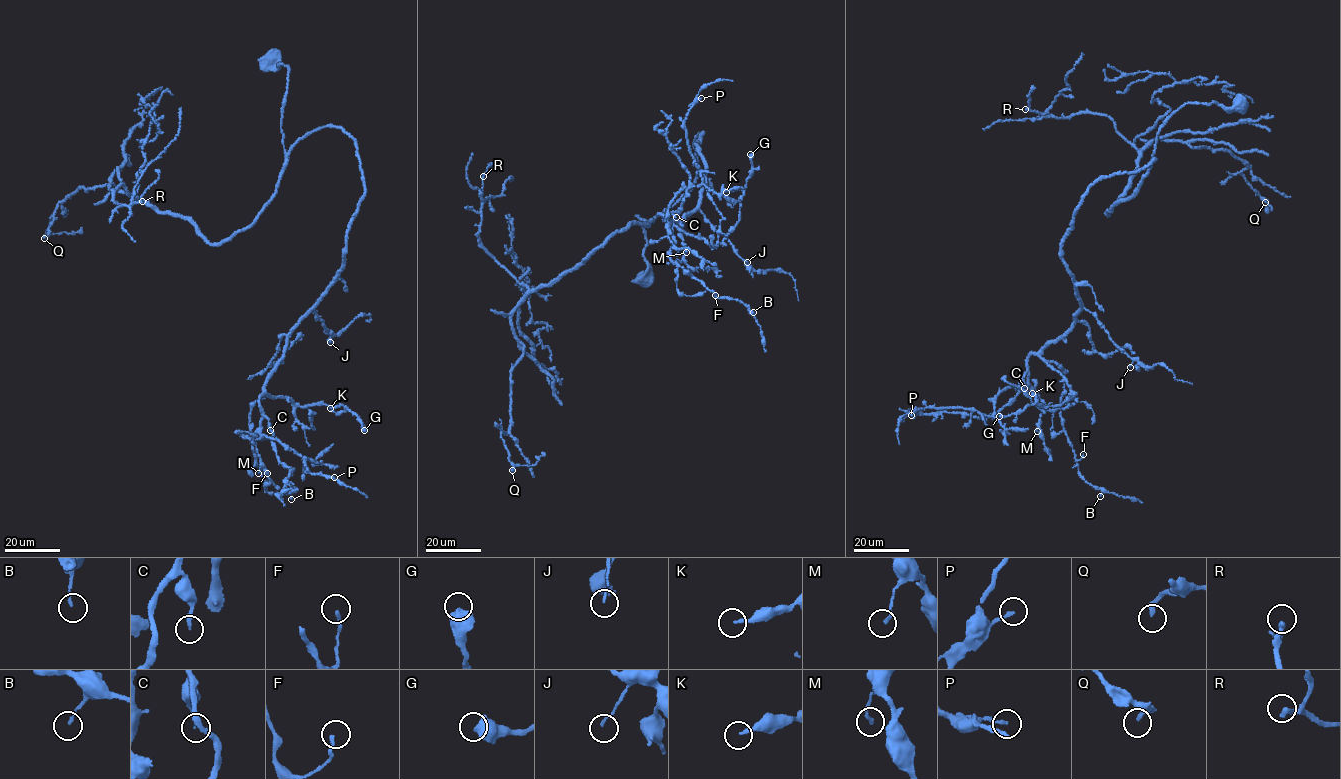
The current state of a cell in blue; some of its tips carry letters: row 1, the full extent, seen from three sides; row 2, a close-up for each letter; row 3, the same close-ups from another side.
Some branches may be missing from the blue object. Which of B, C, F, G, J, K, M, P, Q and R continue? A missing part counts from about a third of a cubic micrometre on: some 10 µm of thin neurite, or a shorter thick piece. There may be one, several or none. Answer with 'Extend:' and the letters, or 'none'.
Extend: Q

